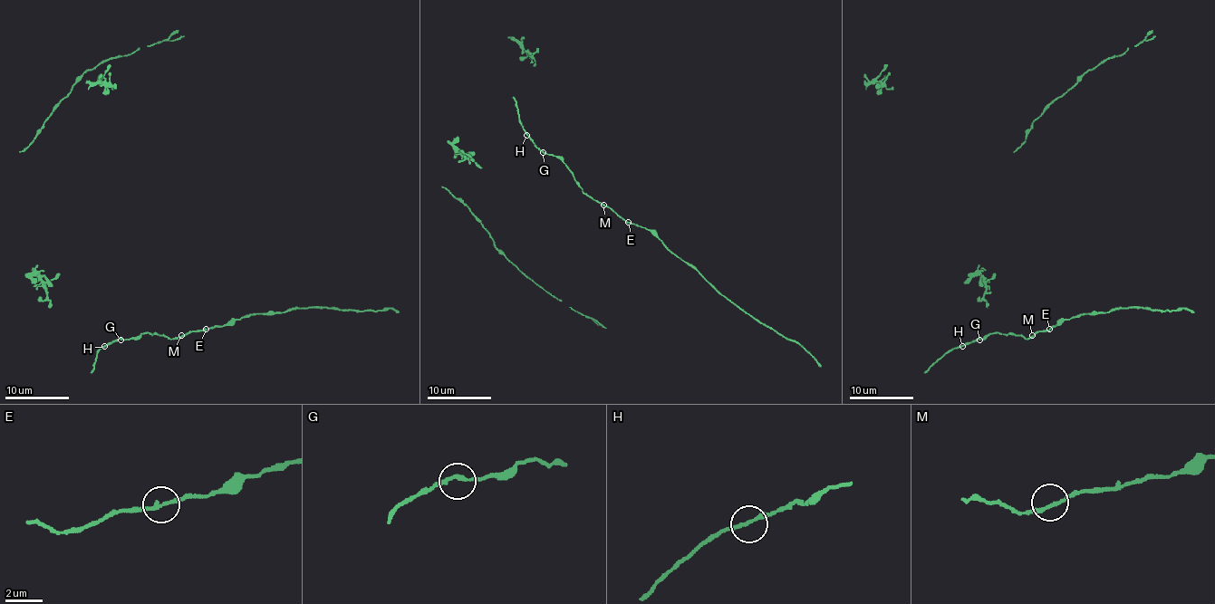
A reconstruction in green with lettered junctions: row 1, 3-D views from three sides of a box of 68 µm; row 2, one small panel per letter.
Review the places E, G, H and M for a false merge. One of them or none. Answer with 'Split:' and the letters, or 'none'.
Split: none

